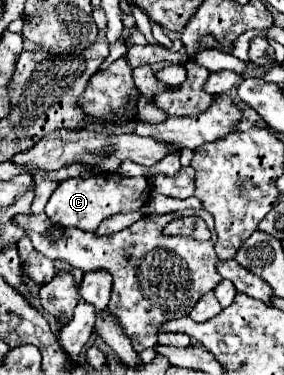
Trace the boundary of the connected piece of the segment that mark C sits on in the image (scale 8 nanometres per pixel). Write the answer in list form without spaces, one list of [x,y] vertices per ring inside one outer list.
[[[98,173],[90,179],[62,181],[50,195],[46,215],[52,223],[62,227],[76,227],[82,231],[94,231],[98,225],[116,213],[138,211],[150,199],[150,183],[146,177],[124,177],[120,173]]]

